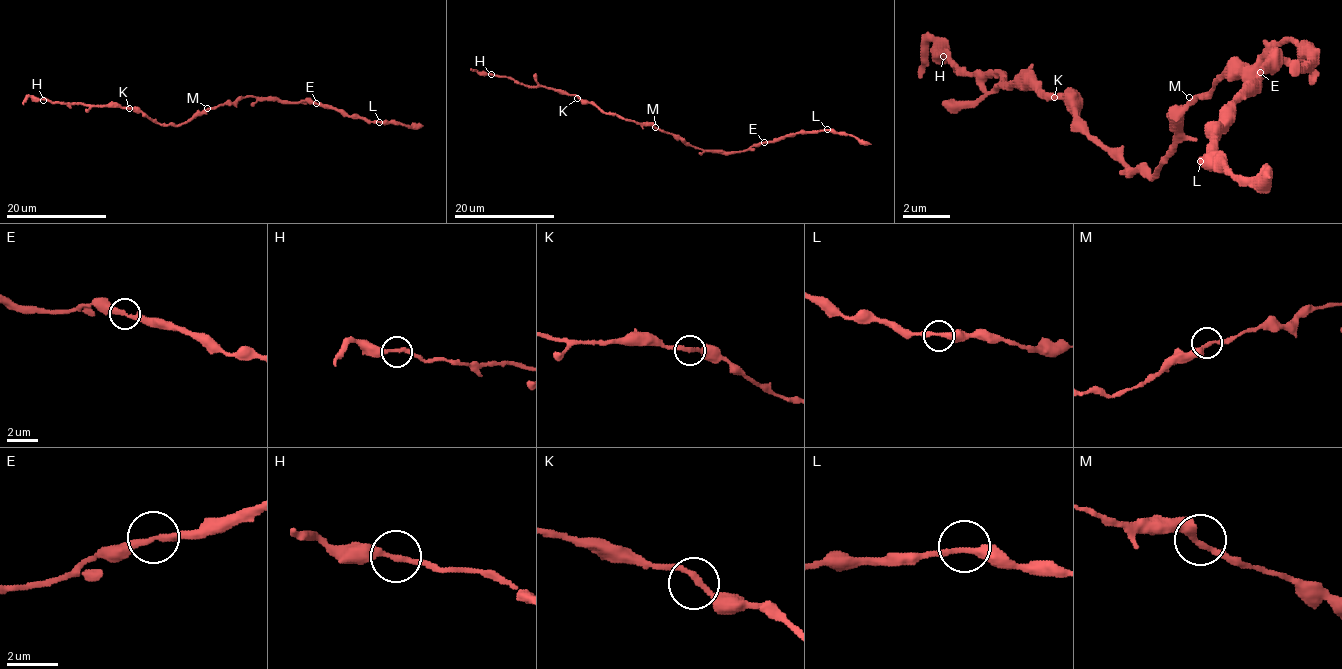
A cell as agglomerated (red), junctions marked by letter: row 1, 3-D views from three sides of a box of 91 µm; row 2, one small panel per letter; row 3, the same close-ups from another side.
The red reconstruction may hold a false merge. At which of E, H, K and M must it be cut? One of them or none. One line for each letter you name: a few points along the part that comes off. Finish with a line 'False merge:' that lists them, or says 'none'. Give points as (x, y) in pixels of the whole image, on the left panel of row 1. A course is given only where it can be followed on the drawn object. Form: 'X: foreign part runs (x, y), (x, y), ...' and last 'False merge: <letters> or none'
False merge: none

